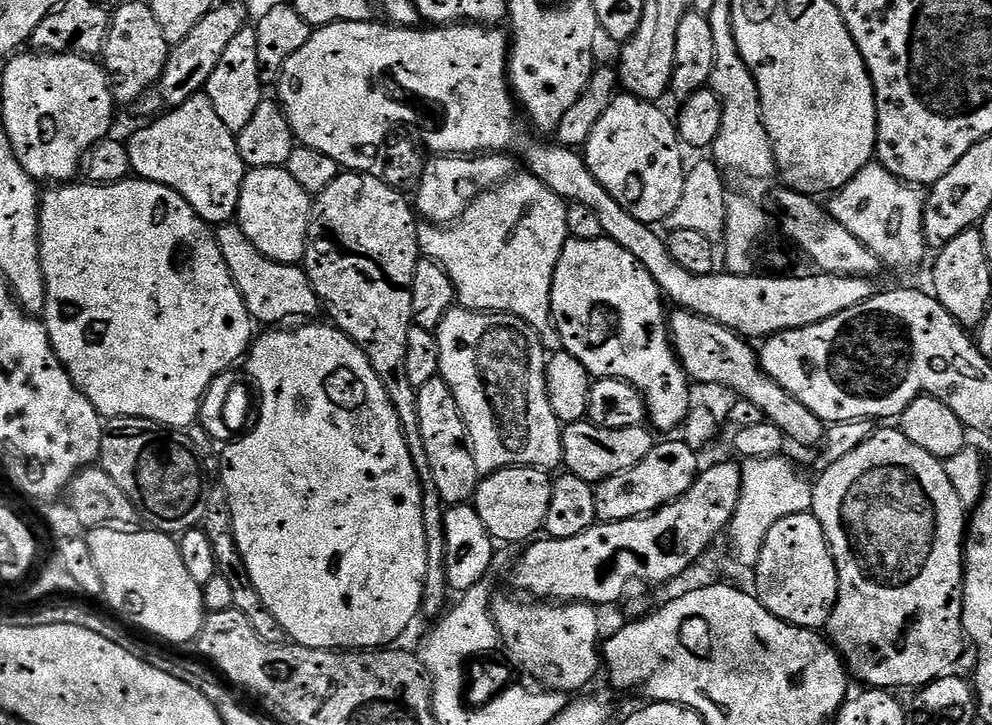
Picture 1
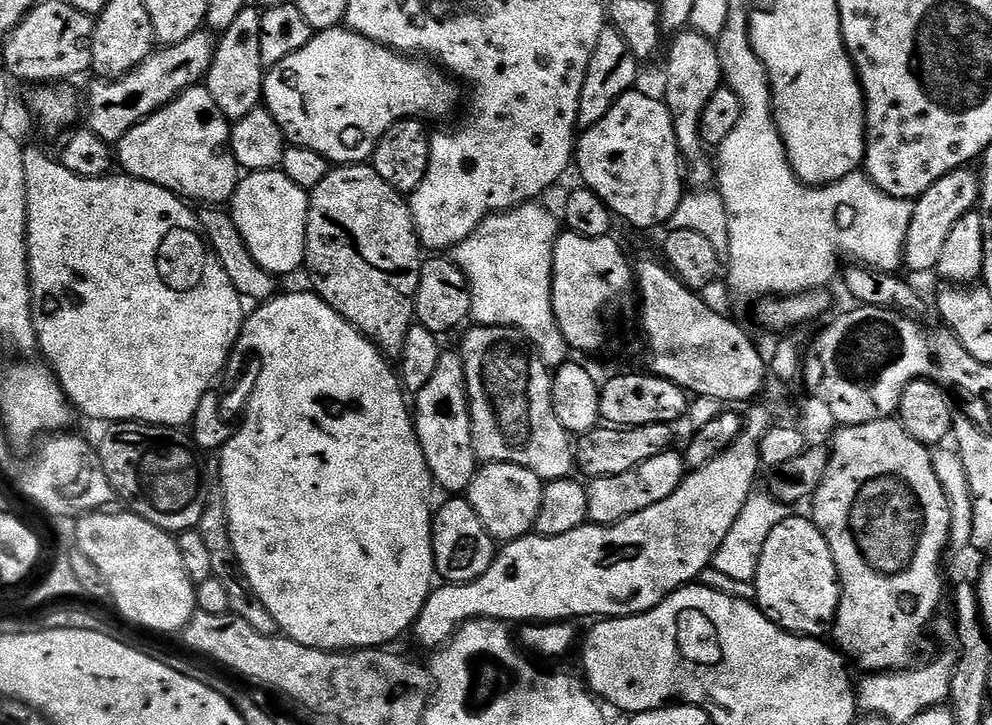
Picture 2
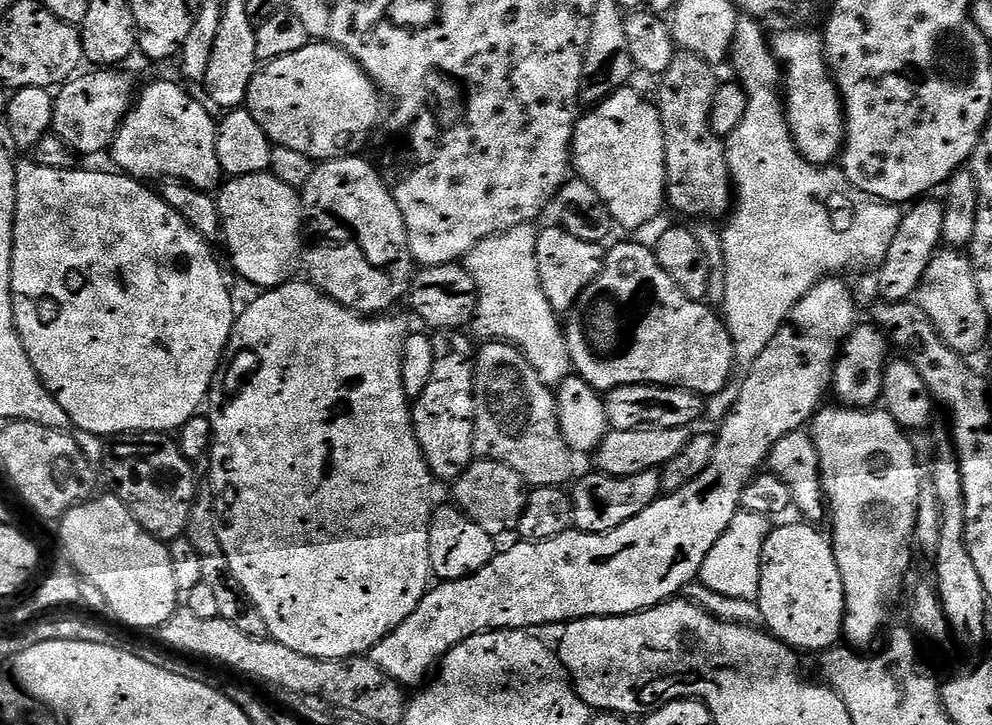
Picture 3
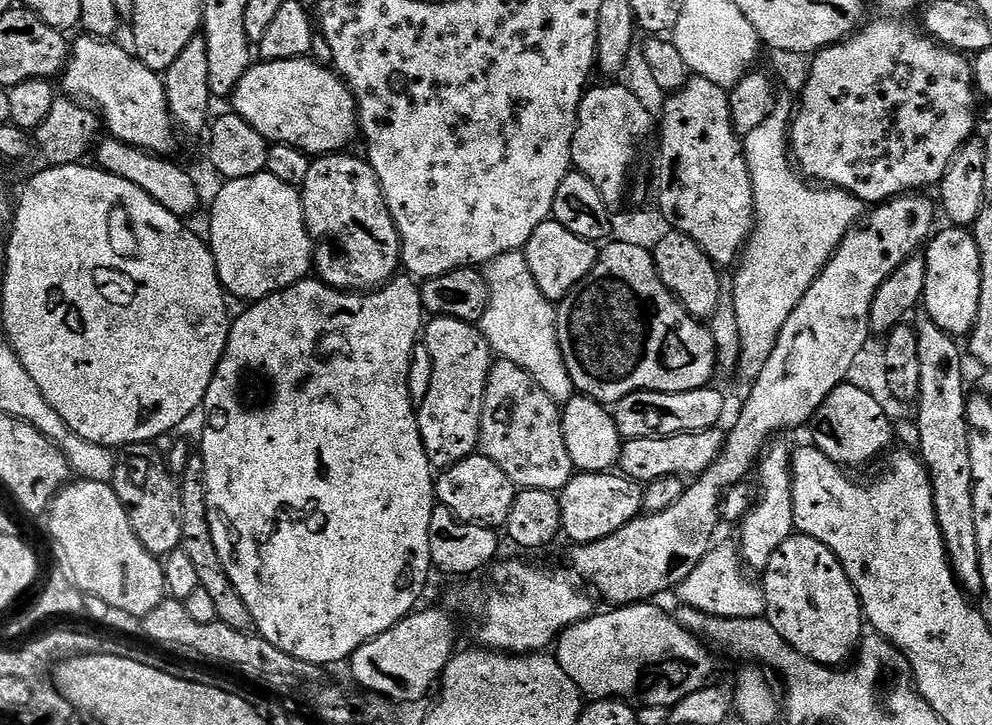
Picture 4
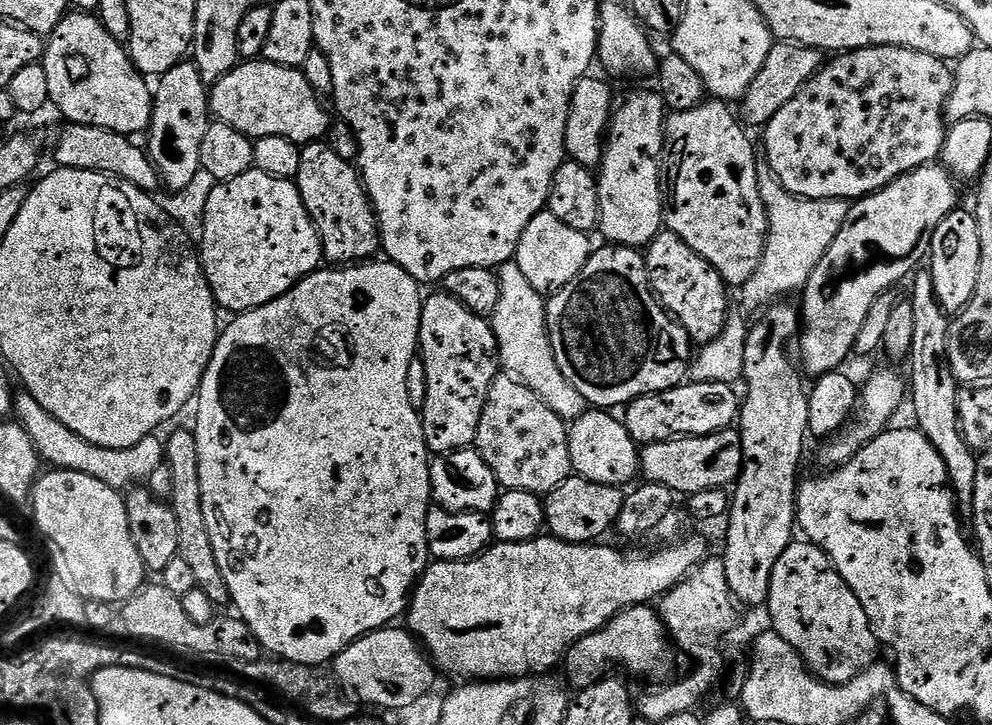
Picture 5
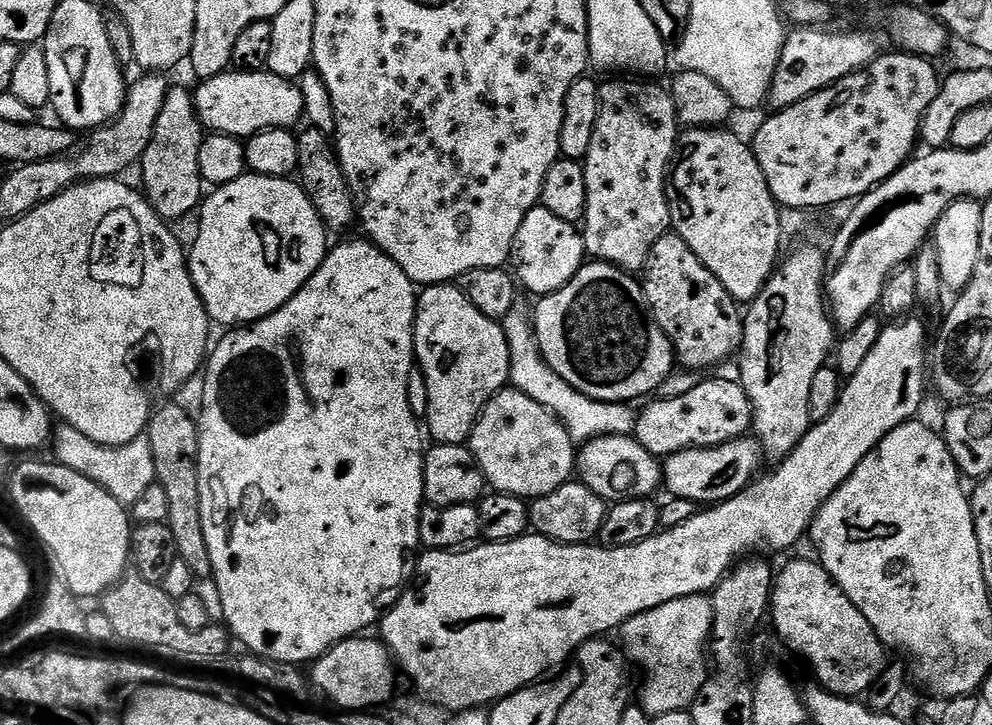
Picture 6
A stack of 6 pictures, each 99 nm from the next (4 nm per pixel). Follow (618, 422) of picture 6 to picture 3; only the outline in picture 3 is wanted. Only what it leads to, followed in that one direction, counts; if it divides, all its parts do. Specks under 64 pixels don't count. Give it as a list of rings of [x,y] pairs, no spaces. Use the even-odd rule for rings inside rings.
[[[535,227],[515,228],[512,232],[503,232],[486,238],[474,250],[468,252],[466,267],[474,278],[480,295],[480,305],[476,311],[474,324],[475,327],[480,327],[485,341],[515,344],[516,349],[530,362],[530,366],[534,366],[538,378],[542,378],[544,384],[558,386],[567,376],[573,375],[574,369],[568,349],[568,337],[562,327],[561,317],[550,306],[546,298],[546,290],[542,290],[536,257],[537,237],[538,232]]]

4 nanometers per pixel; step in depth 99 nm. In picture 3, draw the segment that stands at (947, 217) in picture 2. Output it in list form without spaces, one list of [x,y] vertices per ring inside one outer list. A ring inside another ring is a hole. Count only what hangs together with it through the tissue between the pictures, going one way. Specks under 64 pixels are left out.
[[[924,198],[903,213],[898,234],[886,254],[884,263],[878,268],[880,292],[884,295],[881,297],[885,301],[908,302],[919,293],[922,278],[944,239],[944,210],[943,203],[935,204],[932,198]]]

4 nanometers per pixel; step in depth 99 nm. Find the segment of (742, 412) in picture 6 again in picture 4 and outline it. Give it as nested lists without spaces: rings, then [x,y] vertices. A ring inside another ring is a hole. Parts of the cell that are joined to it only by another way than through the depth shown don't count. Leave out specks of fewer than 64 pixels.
[[[716,386],[685,392],[635,392],[626,394],[614,405],[616,428],[624,440],[651,436],[677,436],[683,432],[701,432],[715,428],[722,418],[726,396]]]

